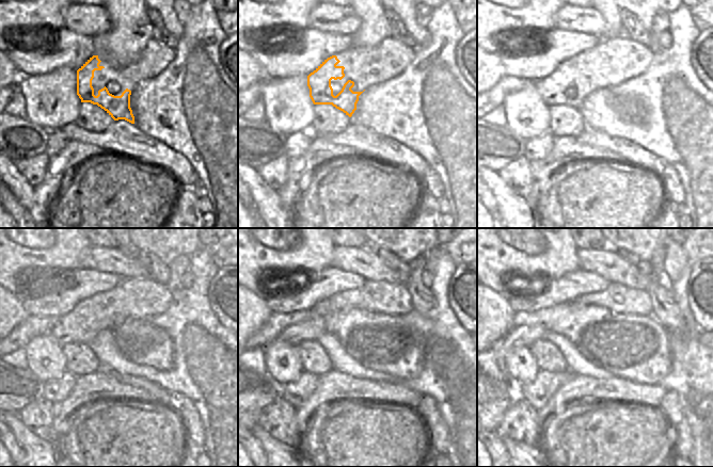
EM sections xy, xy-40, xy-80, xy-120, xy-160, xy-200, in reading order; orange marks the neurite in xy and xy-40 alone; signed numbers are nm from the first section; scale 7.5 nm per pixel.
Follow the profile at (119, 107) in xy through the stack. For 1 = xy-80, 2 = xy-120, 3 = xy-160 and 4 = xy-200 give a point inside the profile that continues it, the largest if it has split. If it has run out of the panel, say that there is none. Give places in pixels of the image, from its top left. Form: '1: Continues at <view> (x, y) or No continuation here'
1: Continues at xy-80 (550, 89)
2: Continues at xy-120 (68, 329)
3: Continues at xy-160 (312, 329)
4: Continues at xy-200 (522, 336)

